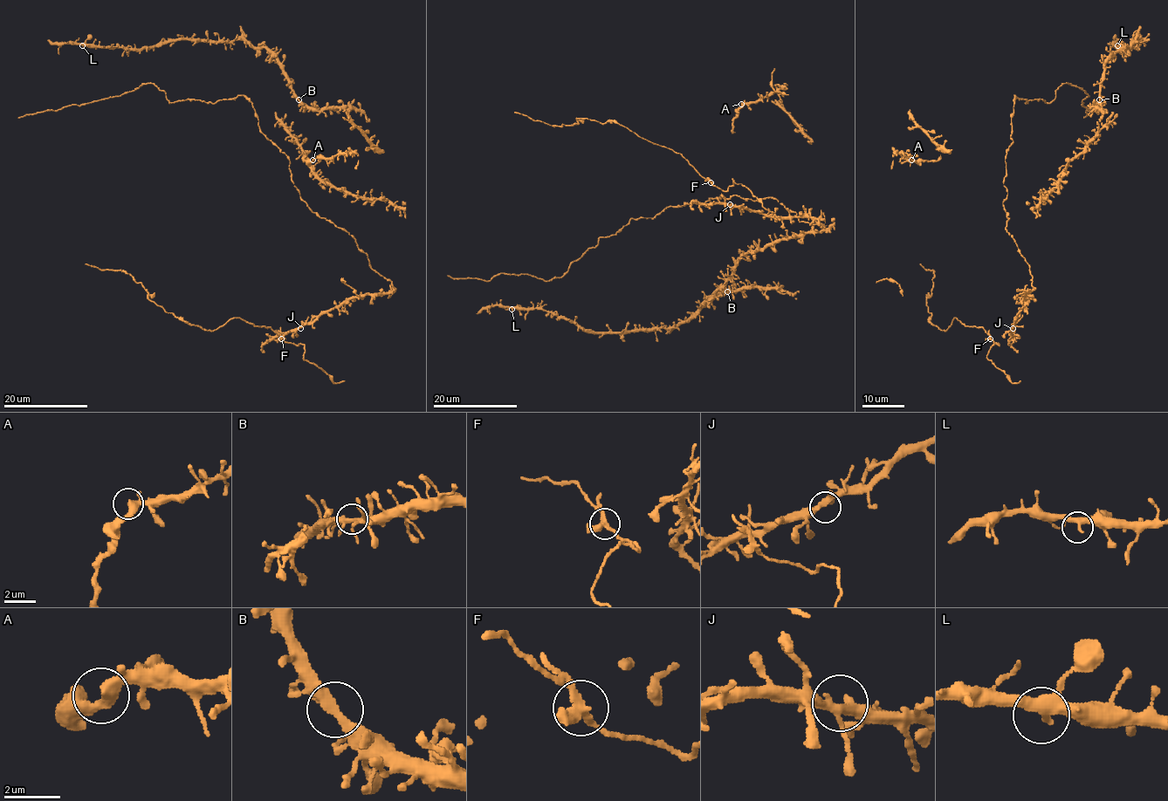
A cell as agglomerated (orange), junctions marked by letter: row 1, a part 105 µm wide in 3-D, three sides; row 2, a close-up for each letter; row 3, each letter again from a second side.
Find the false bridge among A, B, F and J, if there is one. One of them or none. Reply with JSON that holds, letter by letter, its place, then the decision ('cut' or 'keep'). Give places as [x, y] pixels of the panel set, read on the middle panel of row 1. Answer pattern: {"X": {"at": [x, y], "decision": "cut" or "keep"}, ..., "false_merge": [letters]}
{"A": {"at": [741, 104], "decision": "keep"}, "B": {"at": [727, 291], "decision": "keep"}, "F": {"at": [711, 182], "decision": "keep"}, "J": {"at": [730, 204], "decision": "keep"}, "false_merge": []}

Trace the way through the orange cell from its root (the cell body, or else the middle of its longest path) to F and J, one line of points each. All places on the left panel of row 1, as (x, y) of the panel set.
F: (335, 226), (351, 235), (370, 266), (393, 287), (346, 298), (304, 323), (293, 343), (282, 338)
J: (335, 226), (351, 235), (367, 255), (370, 266), (393, 287), (381, 294), (346, 298), (300, 328)

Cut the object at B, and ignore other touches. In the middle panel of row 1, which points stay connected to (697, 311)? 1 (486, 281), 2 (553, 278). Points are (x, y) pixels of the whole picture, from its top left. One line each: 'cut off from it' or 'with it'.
1: cut off from it
2: cut off from it

